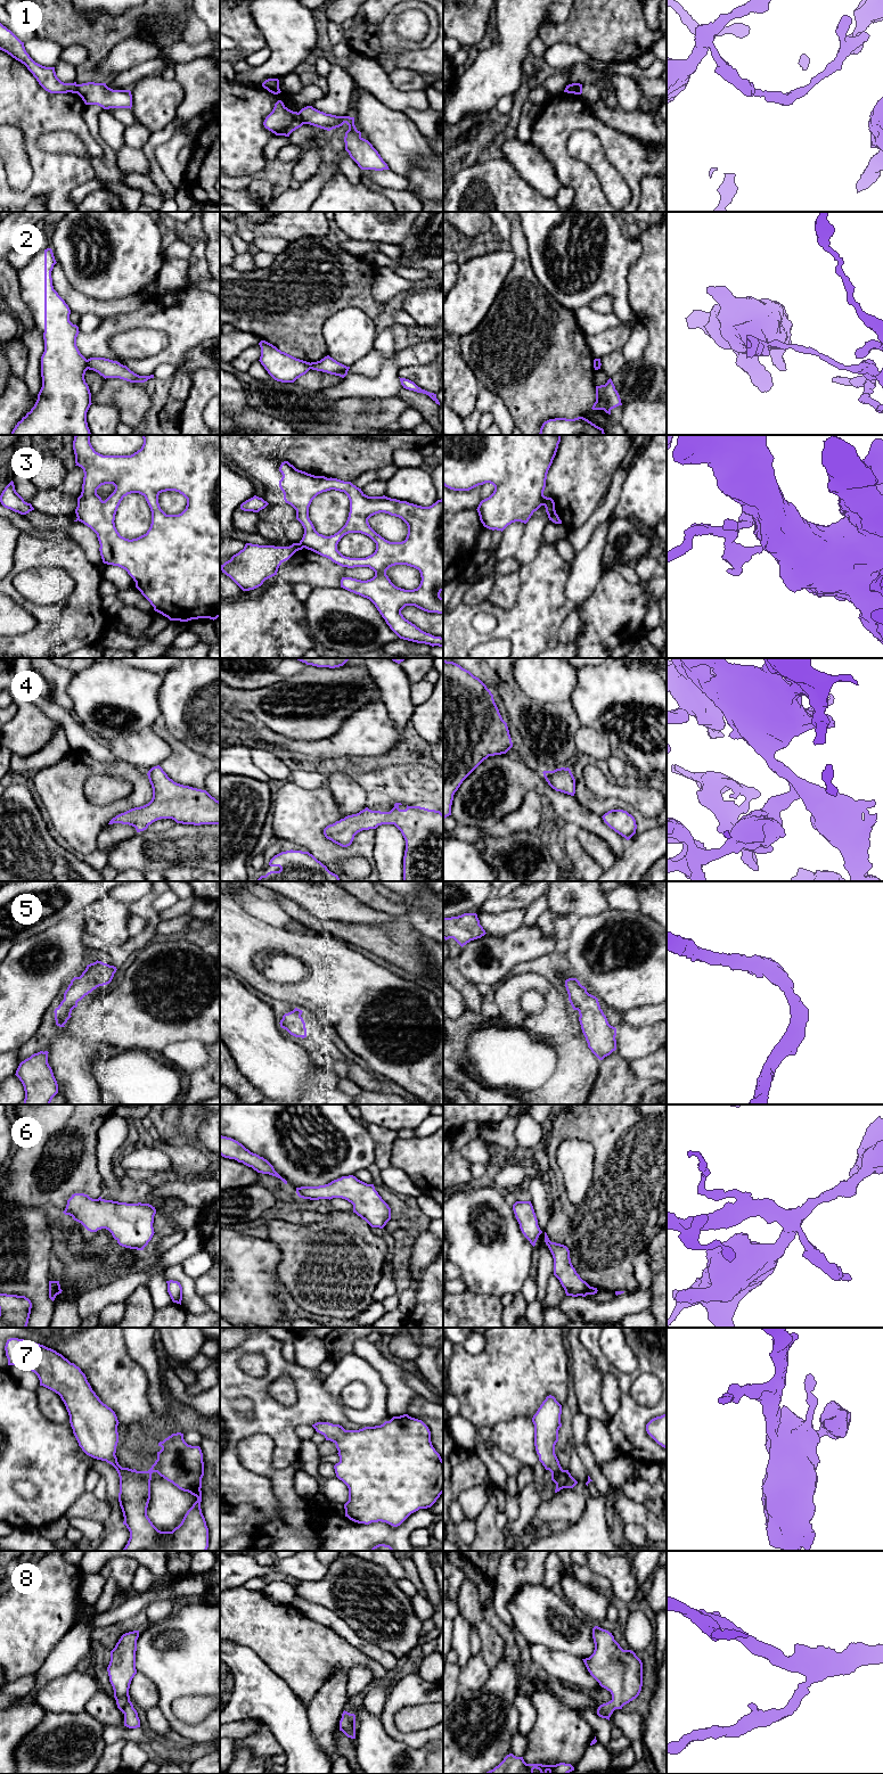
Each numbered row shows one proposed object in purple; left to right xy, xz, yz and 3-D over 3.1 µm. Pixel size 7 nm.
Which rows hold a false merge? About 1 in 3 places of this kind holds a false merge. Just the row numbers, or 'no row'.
1, 2, 3

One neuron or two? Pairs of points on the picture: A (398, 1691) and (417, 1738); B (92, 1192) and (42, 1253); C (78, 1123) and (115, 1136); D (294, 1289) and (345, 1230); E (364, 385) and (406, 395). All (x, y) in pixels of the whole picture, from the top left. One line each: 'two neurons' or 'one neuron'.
A: one neuron
B: two neurons
C: two neurons
D: one neuron
E: two neurons

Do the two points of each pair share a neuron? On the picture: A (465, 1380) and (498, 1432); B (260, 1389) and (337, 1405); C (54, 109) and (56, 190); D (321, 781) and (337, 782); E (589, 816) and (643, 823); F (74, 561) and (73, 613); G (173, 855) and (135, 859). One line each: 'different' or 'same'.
A: different
B: same
C: same
D: different
E: different
F: same
G: same

